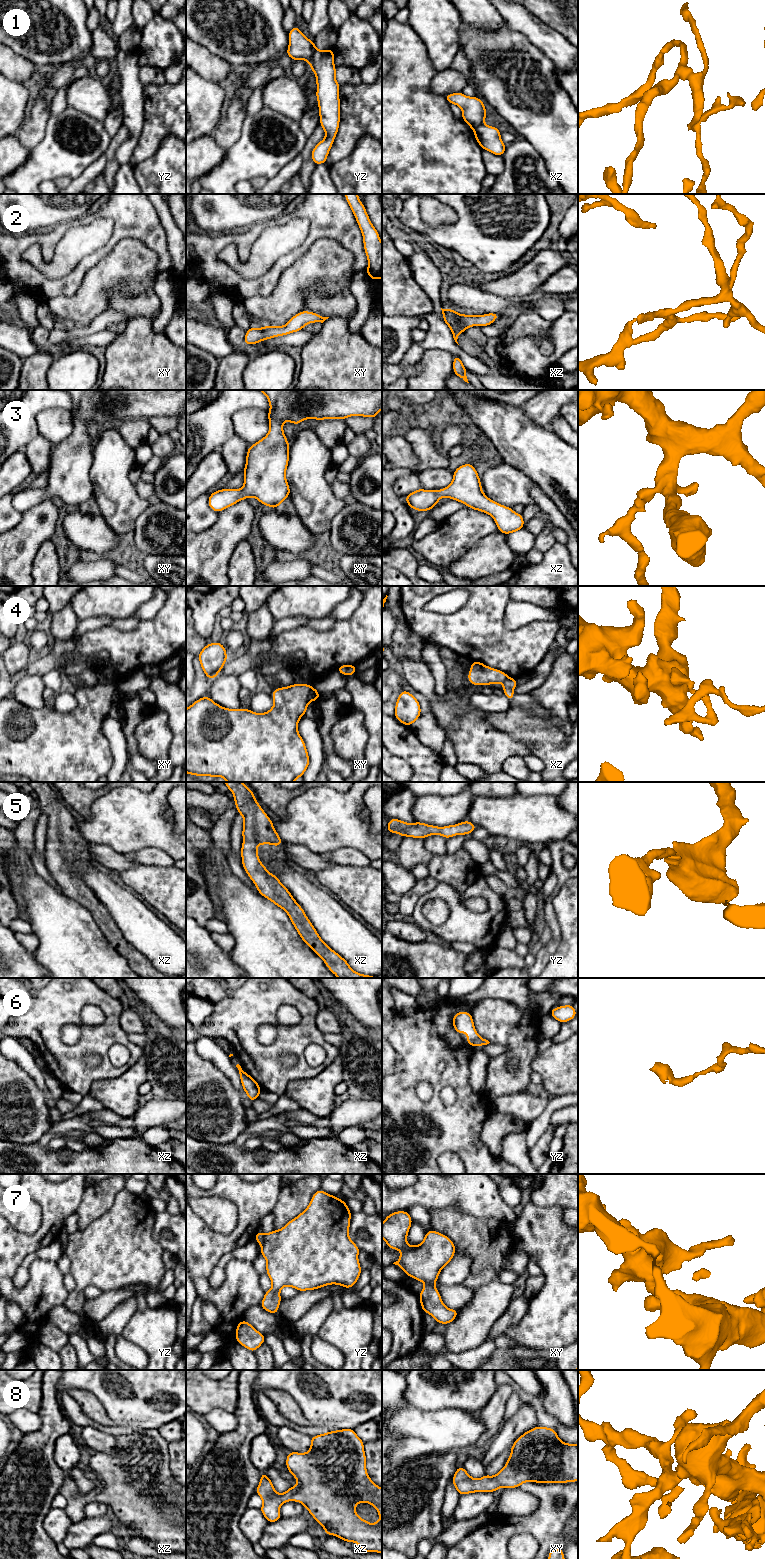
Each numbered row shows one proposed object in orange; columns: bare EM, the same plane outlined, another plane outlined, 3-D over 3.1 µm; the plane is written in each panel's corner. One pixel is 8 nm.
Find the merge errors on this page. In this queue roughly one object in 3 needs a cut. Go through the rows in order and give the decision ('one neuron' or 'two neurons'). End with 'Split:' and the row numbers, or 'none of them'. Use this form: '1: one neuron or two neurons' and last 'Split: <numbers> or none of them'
1: two neurons
2: one neuron
3: one neuron
4: two neurons
5: one neuron
6: two neurons
7: one neuron
8: one neuron
Split: 1, 4, 6

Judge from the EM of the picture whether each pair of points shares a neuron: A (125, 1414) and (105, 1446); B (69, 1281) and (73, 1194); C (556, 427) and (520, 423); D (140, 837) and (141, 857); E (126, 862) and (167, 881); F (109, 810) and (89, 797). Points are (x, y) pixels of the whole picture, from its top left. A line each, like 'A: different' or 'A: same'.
A: different
B: different
C: different
D: different
E: different
F: different

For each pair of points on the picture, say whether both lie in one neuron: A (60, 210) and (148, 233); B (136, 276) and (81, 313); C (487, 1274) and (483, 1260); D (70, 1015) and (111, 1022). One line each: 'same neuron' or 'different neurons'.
A: different neurons
B: same neuron
C: different neurons
D: same neuron

